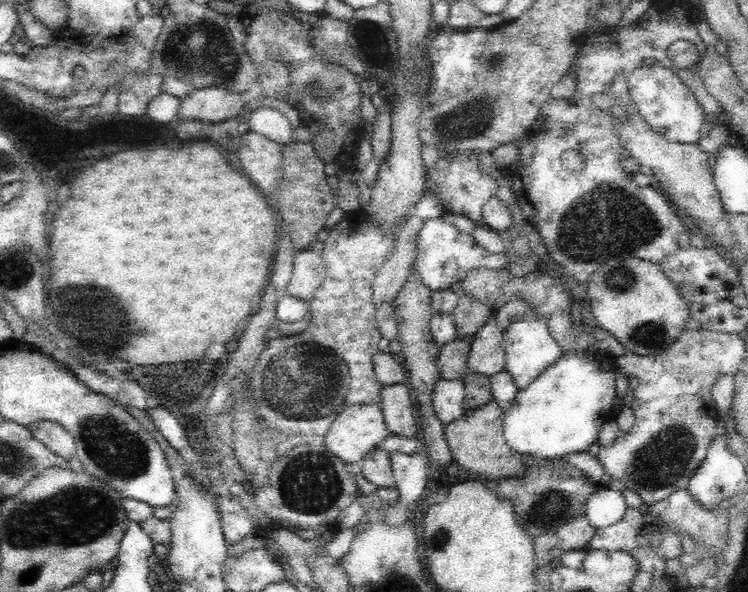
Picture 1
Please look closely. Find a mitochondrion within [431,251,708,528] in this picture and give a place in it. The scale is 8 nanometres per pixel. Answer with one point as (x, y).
(657, 465)

